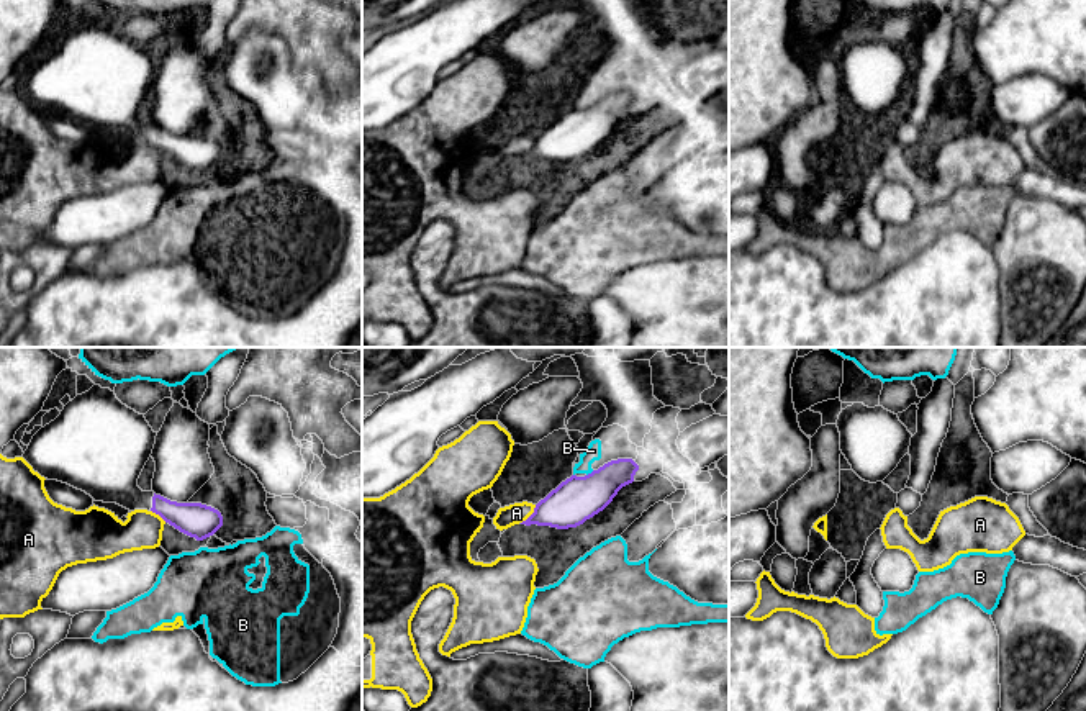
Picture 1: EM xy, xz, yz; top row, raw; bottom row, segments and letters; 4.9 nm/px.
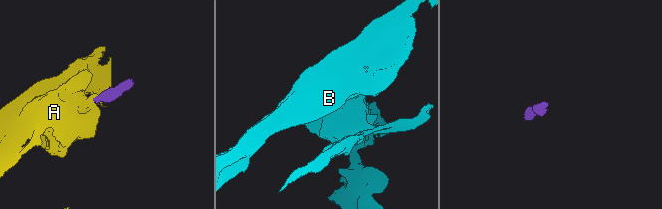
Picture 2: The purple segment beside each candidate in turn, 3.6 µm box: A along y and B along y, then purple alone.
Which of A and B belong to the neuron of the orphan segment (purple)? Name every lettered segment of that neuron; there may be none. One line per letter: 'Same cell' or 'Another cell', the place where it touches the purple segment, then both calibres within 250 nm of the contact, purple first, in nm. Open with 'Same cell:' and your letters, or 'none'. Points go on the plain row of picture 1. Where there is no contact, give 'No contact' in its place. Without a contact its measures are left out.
Same cell: none
A: Another cell. Touches purple at xz (531, 148). Thickness 220 nm (purple) against 100 nm
B: Another cell. Touches purple at xz (592, 105). Thickness 220 nm (purple) against 80 nm

